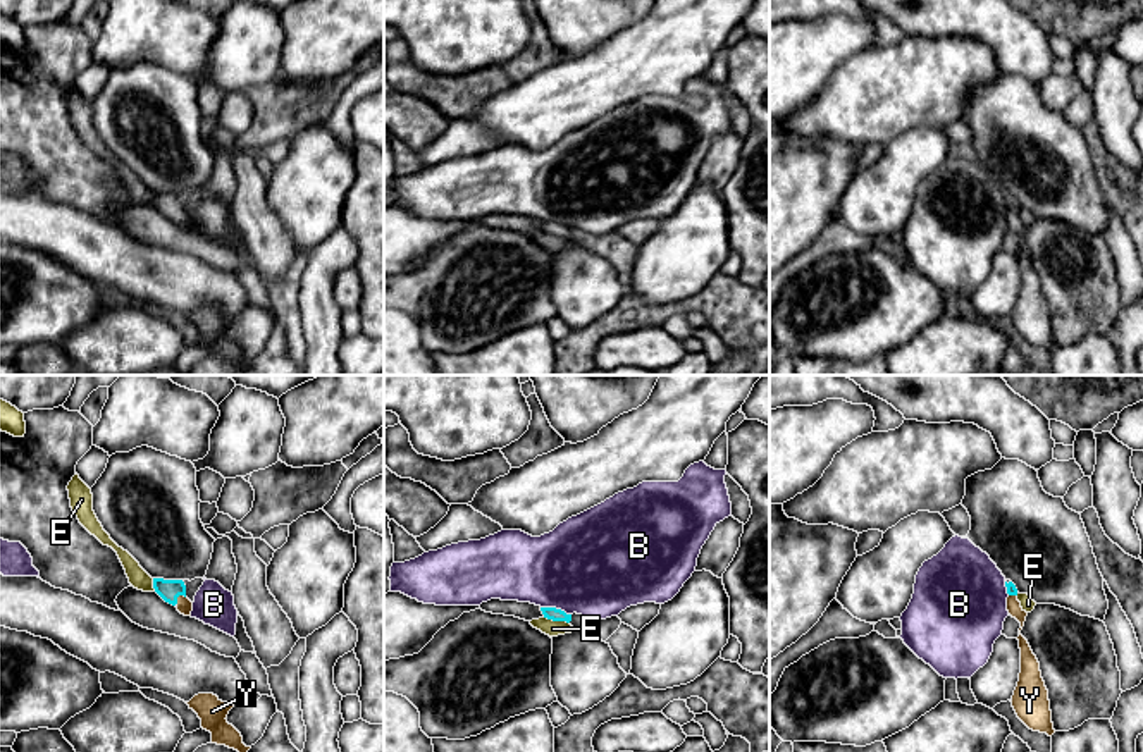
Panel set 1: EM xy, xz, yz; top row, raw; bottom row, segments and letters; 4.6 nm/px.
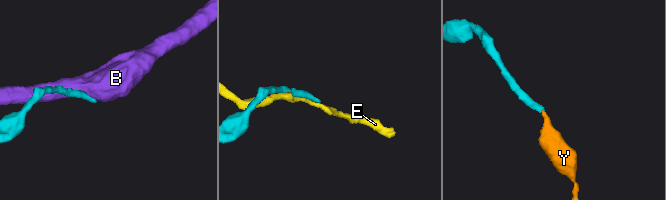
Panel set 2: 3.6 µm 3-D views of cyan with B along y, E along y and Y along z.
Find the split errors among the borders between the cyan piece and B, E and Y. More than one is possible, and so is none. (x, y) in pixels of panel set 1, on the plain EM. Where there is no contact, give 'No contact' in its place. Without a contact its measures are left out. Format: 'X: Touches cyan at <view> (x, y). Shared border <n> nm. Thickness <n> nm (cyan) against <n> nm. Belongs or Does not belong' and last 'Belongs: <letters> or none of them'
B: Touches cyan at xz (555, 222). Shared border 150 nm. Thickness 60 nm (cyan) against 460 nm. Does not belong
E: Touches cyan at xz (556, 234). Shared border 130 nm. Thickness 60 nm (cyan) against 80 nm. Does not belong
Y: Touches cyan at xy (178, 210). Shared border 60 nm. Thickness 100 nm (cyan) against 80 nm. Belongs
Belongs: Y

